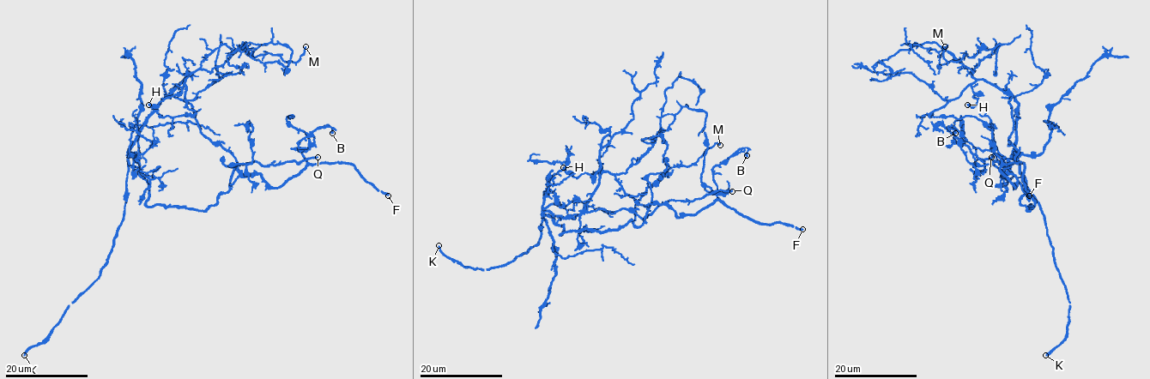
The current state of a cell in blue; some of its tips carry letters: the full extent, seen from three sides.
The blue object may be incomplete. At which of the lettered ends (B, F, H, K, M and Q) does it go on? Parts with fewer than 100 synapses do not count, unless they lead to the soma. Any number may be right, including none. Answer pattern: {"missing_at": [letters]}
{"missing_at": ["F", "K"]}

